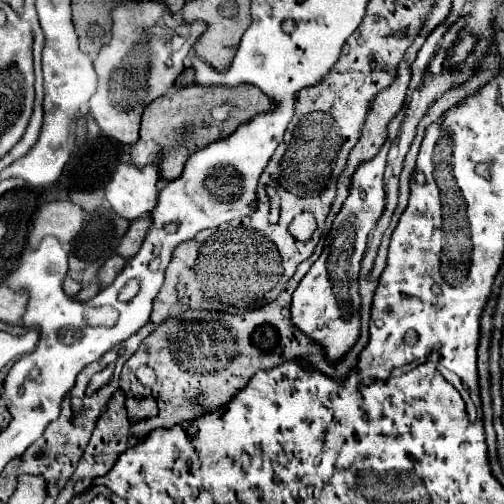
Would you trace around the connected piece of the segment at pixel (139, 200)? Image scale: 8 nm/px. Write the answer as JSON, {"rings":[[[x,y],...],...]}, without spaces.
{"rings":[[[160,151],[160,155],[158,155],[150,165],[146,165],[146,167],[136,167],[132,161],[128,161],[128,163],[122,163],[122,165],[114,171],[110,183],[106,185],[106,199],[110,201],[112,209],[114,209],[118,215],[122,215],[124,219],[134,221],[134,219],[138,219],[138,217],[148,215],[148,213],[156,207],[156,203],[158,203],[158,187],[156,187],[156,183],[158,183],[158,179],[160,179],[160,159],[162,159],[162,151]]]}

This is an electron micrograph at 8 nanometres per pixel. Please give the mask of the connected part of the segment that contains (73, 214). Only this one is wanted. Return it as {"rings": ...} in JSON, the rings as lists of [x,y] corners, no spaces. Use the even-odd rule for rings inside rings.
{"rings":[[[52,201],[40,207],[34,227],[28,235],[28,249],[36,249],[46,235],[54,235],[60,243],[70,243],[80,231],[84,211],[72,201]]]}

